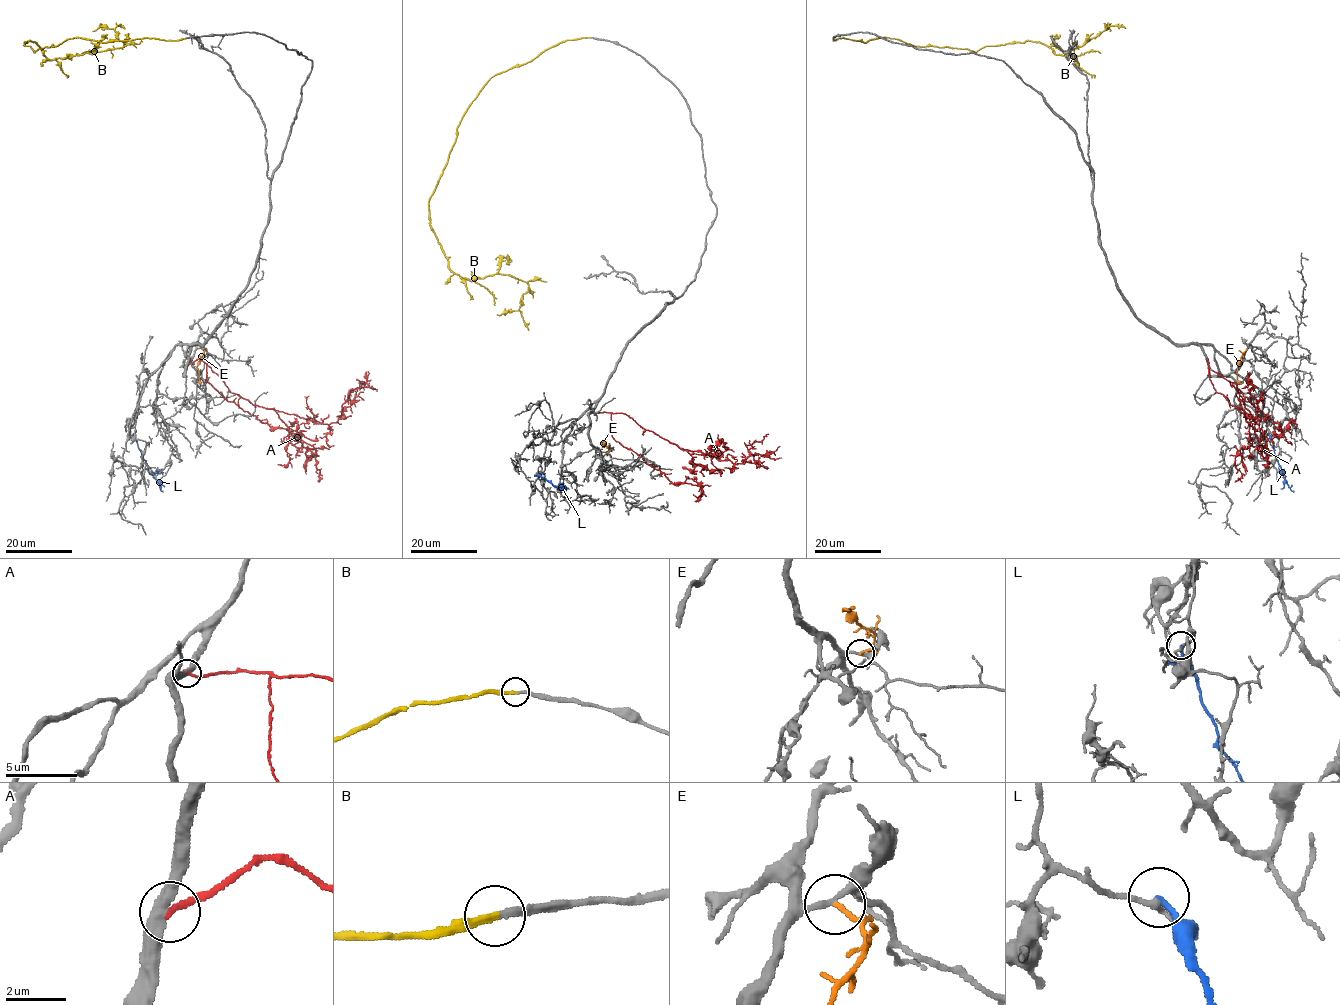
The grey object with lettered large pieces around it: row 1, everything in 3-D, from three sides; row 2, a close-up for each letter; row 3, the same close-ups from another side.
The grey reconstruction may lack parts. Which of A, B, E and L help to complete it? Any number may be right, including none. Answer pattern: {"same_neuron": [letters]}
{"same_neuron": ["B"]}

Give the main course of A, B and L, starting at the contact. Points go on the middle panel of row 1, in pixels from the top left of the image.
A: (591, 413), (625, 413), (679, 447), (733, 463), (754, 462), (754, 454), (768, 456), (780, 446)
B: (590, 37), (488, 81), (429, 201), (454, 272), (528, 286), (528, 330)
L: (537, 472), (567, 498)

